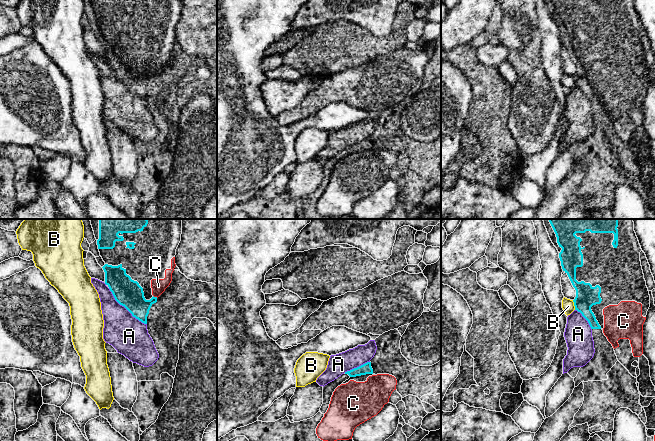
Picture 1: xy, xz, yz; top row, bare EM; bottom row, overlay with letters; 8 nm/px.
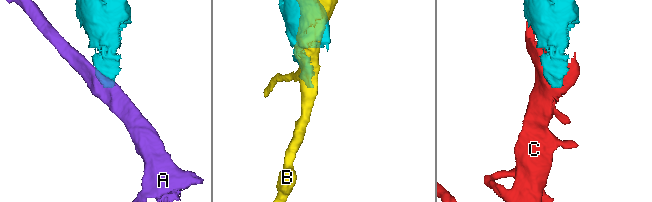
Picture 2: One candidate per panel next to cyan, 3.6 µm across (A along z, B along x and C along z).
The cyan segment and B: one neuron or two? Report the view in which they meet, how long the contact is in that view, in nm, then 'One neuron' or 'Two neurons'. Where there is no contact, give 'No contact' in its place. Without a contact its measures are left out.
Touches cyan in yz. Shared border 80 nm. Two neurons

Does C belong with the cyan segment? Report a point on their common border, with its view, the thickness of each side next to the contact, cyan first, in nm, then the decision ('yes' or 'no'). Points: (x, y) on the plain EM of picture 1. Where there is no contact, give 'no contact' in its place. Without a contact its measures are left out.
xy (155, 73) | 220/120 nm | yes

